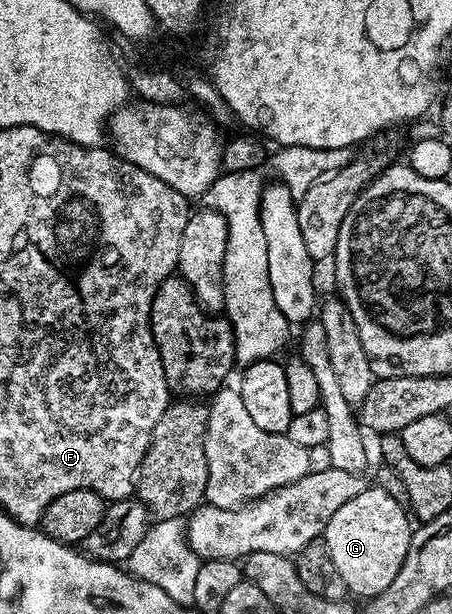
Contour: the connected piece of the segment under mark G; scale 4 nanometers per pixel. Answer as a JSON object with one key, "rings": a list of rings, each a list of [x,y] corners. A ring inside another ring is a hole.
{"rings":[[[373,485],[347,501],[328,521],[323,542],[352,596],[373,598],[395,581],[410,548],[413,524],[409,519],[410,514],[403,505]]]}

